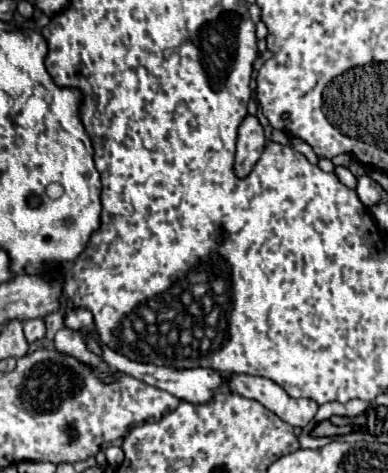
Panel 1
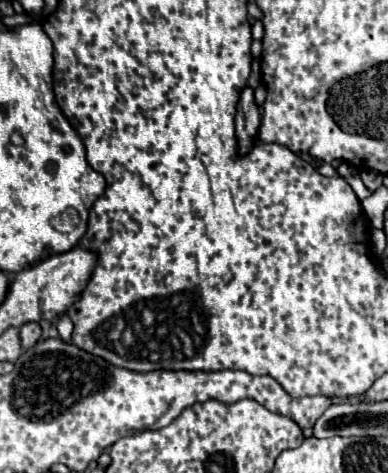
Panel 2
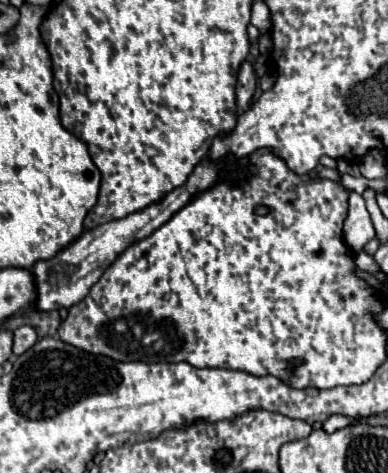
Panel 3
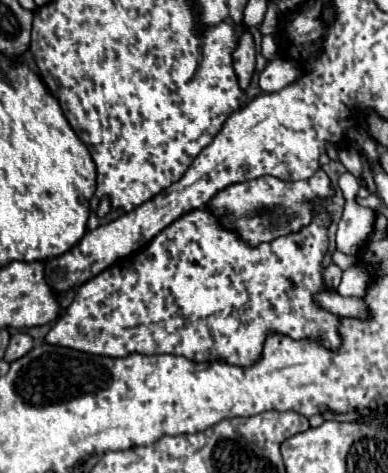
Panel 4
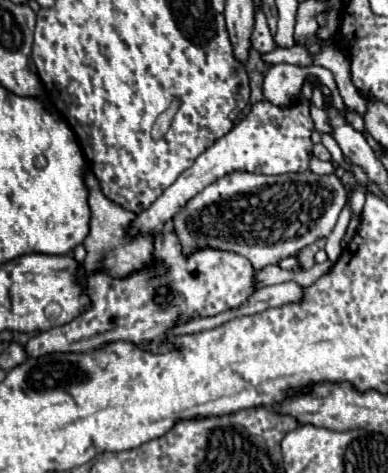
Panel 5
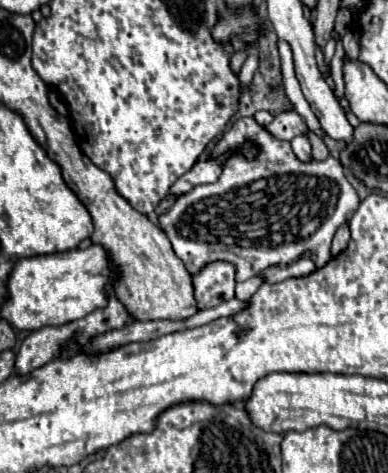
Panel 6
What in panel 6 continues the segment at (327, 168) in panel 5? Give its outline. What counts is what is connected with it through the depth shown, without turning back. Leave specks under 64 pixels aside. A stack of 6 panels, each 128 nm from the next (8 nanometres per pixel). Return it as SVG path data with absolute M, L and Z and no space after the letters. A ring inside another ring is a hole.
M304 138L304 142L290 142L290 144L292 144L292 150L294 150L294 154L296 154L298 160L312 162L312 148L310 148L308 138Z

